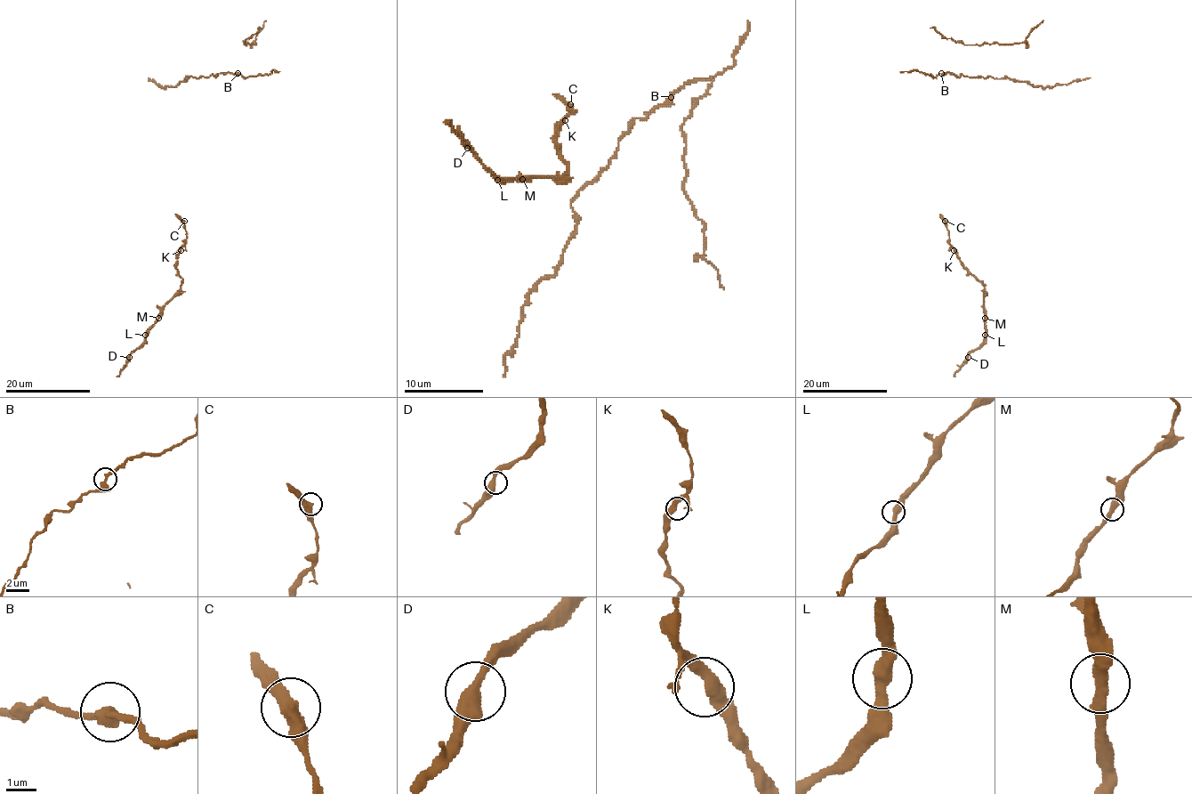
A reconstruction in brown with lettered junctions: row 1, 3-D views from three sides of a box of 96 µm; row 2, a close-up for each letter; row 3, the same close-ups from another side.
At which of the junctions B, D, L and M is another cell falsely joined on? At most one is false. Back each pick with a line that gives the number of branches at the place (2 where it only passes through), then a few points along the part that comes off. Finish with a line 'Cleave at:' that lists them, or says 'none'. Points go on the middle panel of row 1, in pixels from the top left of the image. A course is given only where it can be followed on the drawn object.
Cleave at: none

